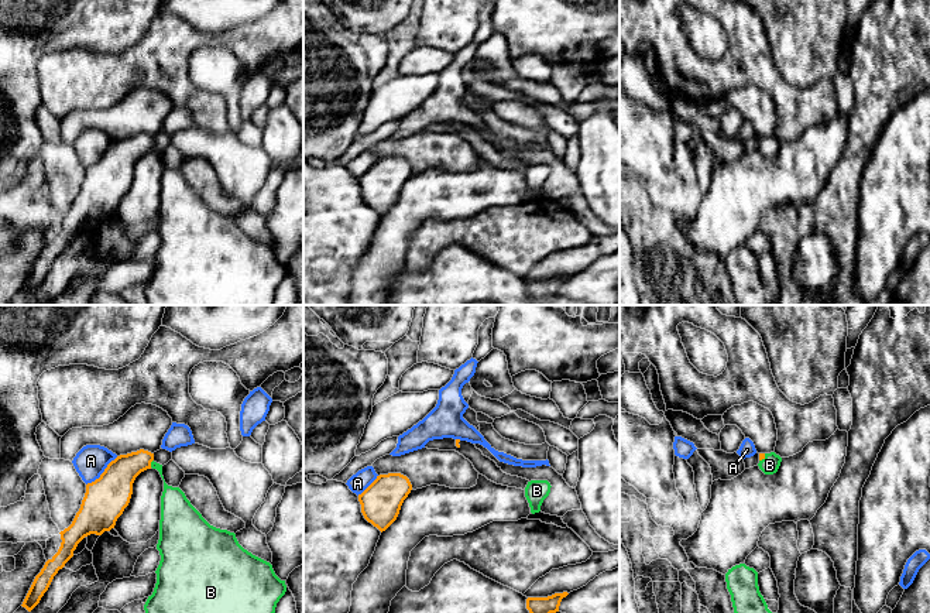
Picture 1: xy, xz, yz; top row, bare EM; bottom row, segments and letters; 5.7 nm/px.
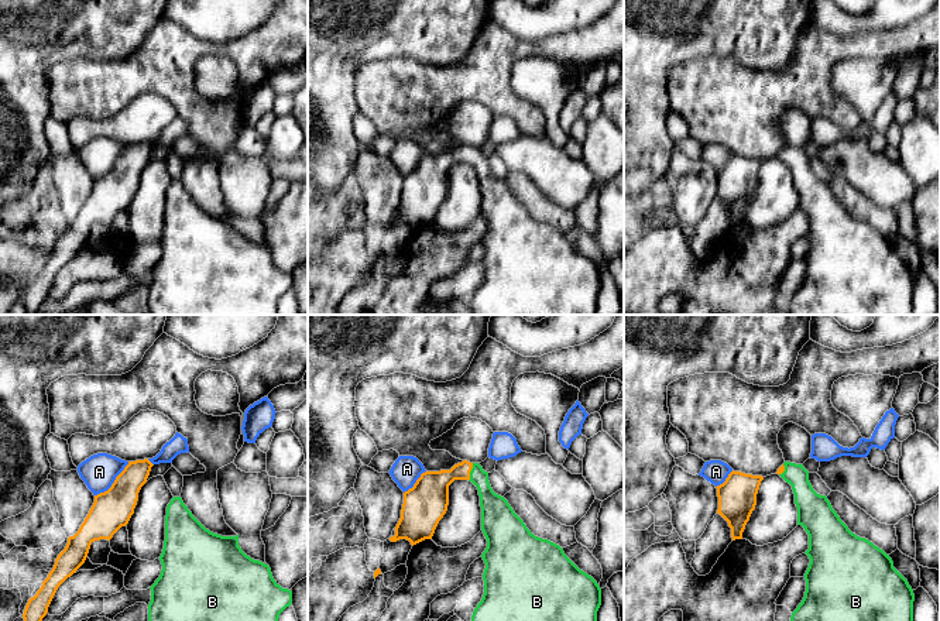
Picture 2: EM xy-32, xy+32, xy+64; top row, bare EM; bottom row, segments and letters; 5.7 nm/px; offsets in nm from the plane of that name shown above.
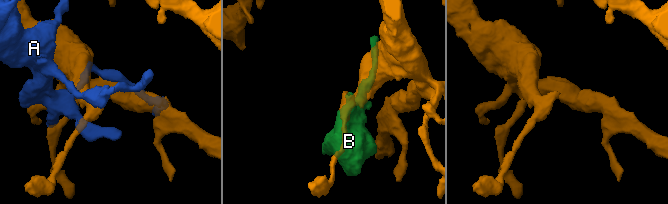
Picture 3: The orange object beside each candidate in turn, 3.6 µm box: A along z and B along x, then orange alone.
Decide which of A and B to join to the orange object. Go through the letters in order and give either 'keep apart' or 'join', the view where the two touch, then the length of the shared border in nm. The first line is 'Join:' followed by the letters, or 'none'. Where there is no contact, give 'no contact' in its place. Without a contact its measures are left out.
Join: B
A: keep apart; contact in xy; length 240 nm
B: join; contact in xy; length 50 nm

